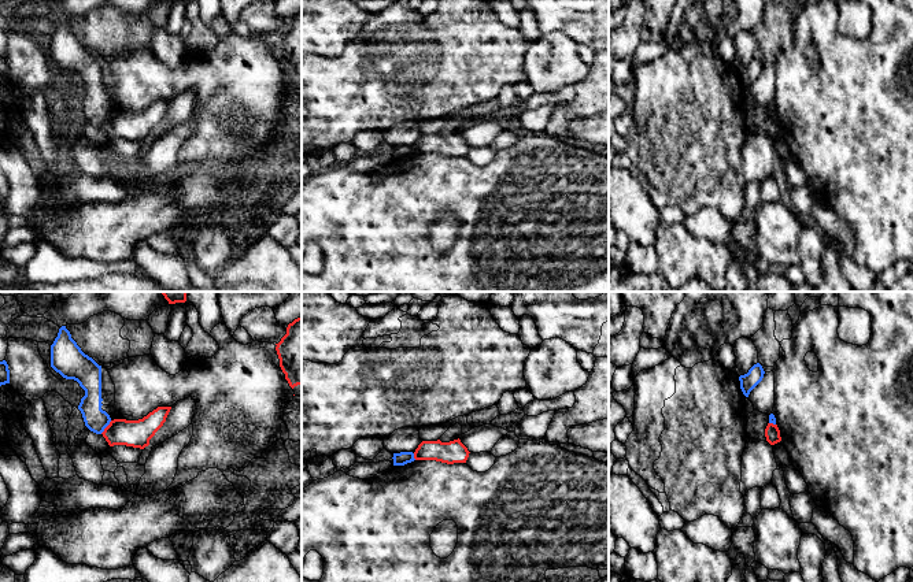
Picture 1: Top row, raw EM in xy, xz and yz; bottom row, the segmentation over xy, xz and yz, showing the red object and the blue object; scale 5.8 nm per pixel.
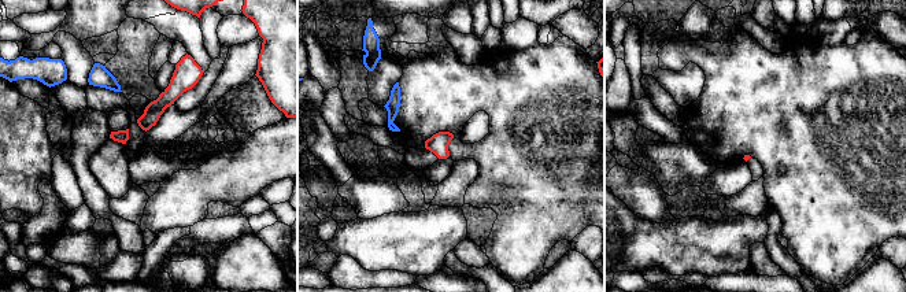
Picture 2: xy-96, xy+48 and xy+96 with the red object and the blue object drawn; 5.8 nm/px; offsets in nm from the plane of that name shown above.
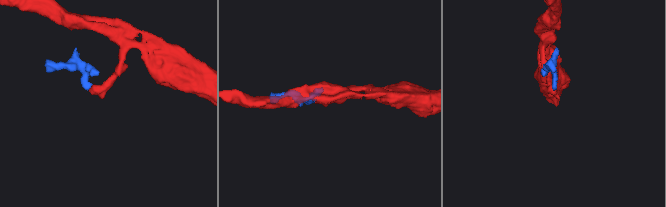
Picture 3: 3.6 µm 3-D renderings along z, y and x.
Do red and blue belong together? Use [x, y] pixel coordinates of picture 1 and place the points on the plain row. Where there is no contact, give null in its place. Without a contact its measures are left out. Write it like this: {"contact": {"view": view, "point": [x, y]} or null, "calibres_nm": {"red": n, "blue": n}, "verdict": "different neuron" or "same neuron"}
{"contact": {"view": "xy", "point": [106, 121]}, "calibres_nm": {"red": 160, "blue": 140}, "verdict": "different neuron"}

